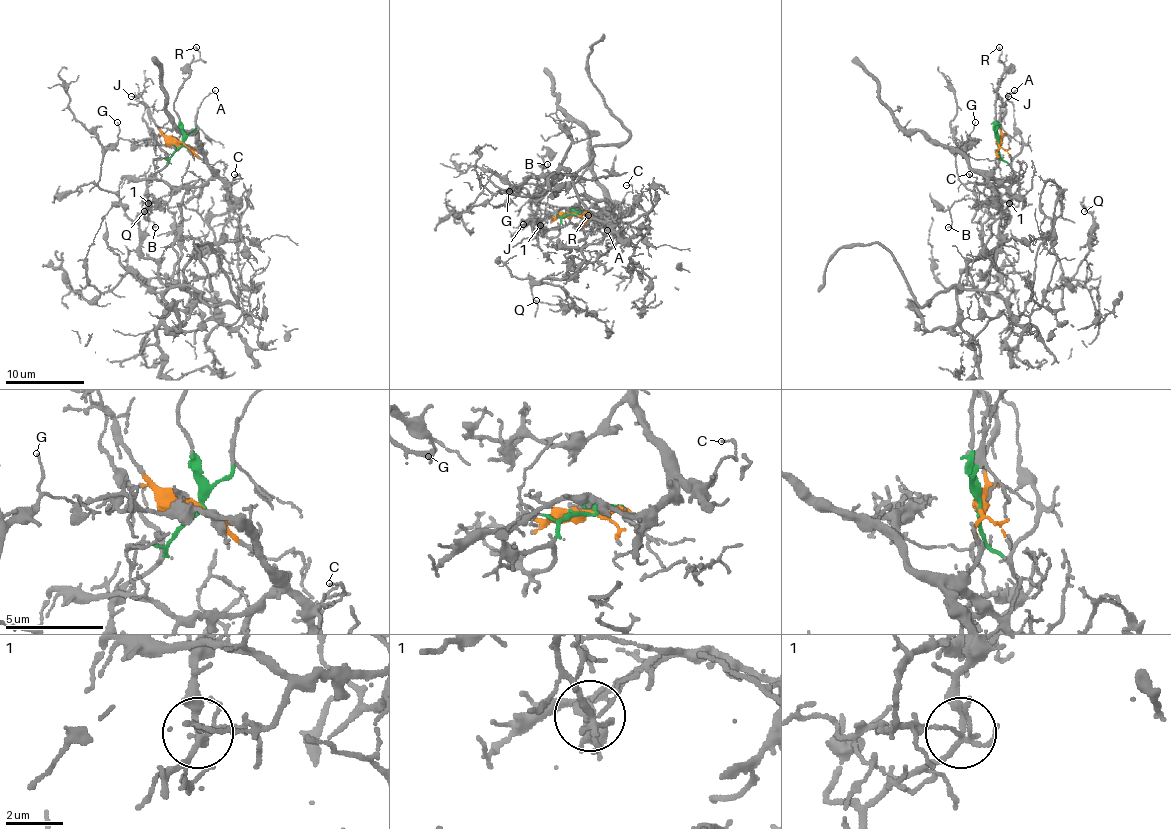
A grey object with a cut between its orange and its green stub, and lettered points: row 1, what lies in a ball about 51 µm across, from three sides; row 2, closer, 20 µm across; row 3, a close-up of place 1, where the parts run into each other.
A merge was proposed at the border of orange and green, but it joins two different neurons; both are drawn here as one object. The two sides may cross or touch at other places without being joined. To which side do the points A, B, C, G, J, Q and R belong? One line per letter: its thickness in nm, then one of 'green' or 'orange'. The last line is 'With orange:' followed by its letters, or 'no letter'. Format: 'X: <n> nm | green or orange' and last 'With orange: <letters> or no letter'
A: 90 nm | green
B: 110 nm | orange
C: 130 nm | orange
G: 80 nm | green
J: 150 nm | green
Q: 100 nm | green
R: 120 nm | green
With orange: B, C

